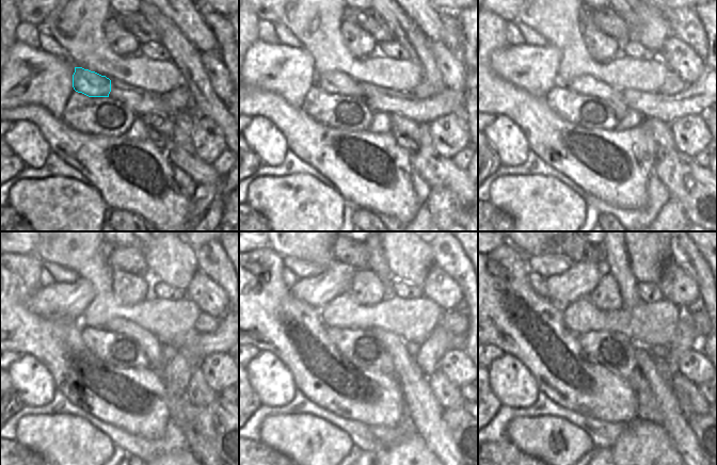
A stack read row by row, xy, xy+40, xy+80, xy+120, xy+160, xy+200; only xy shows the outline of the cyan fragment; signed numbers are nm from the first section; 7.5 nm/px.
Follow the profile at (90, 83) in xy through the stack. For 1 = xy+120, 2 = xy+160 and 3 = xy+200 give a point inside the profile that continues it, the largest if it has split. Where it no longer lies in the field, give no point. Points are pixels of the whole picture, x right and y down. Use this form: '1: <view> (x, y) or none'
1: xy+120 (156, 351)
2: xy+160 (421, 407)
3: xy+200 (671, 418)

